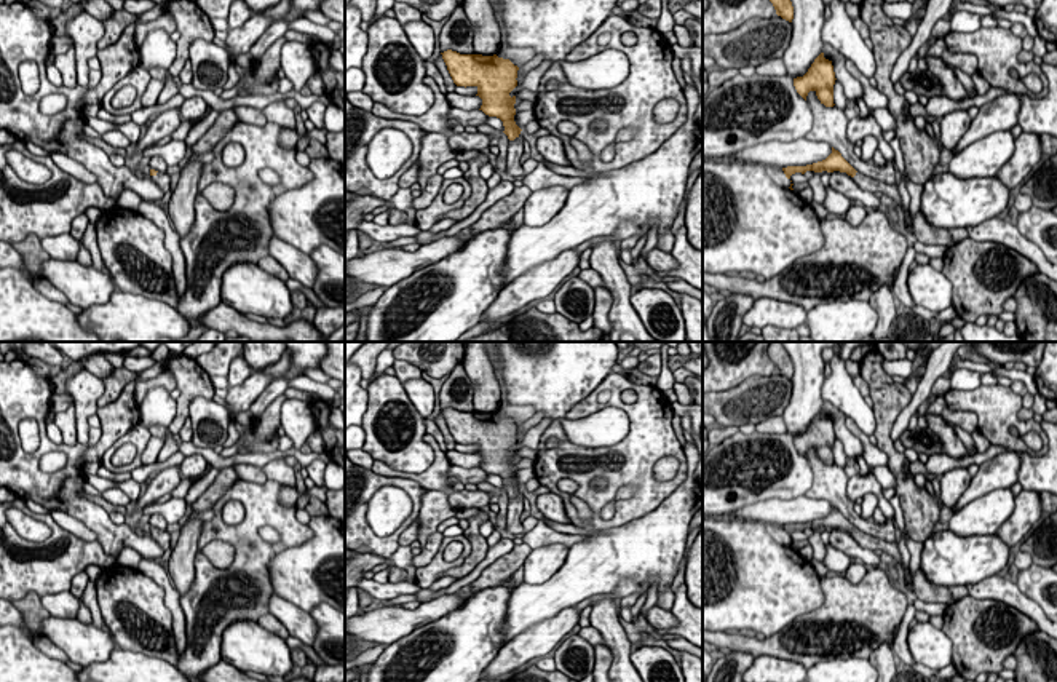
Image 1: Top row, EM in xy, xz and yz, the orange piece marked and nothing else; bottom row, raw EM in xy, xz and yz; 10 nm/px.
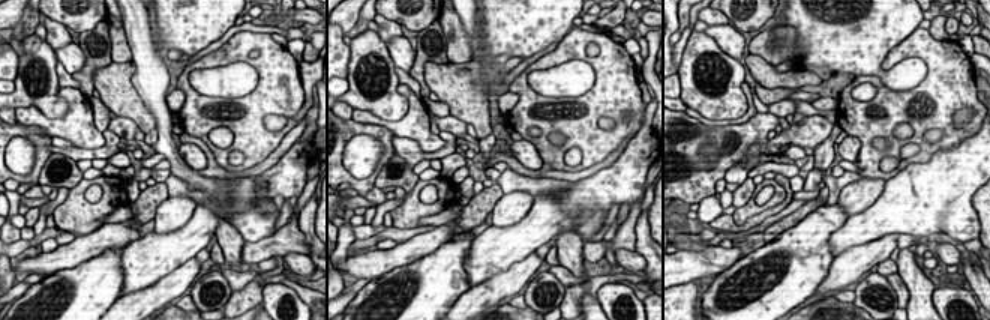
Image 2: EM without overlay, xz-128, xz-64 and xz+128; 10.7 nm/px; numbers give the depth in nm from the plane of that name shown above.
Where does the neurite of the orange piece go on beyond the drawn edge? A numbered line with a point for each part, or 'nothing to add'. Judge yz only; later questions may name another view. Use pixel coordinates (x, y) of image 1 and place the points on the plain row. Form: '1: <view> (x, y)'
1: yz (863, 539)

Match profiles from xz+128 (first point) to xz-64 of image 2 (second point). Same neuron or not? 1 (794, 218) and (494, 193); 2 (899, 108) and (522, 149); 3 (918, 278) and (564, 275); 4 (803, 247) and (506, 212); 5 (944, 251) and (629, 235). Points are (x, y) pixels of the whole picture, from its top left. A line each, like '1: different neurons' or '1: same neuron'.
1: same neuron
2: different neurons
3: different neurons
4: different neurons
5: different neurons

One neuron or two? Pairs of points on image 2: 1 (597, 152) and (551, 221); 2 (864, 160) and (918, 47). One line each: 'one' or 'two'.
1: two
2: one

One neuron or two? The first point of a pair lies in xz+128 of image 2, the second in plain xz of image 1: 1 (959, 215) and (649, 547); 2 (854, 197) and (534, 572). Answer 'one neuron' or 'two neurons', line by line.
1: one neuron
2: one neuron

